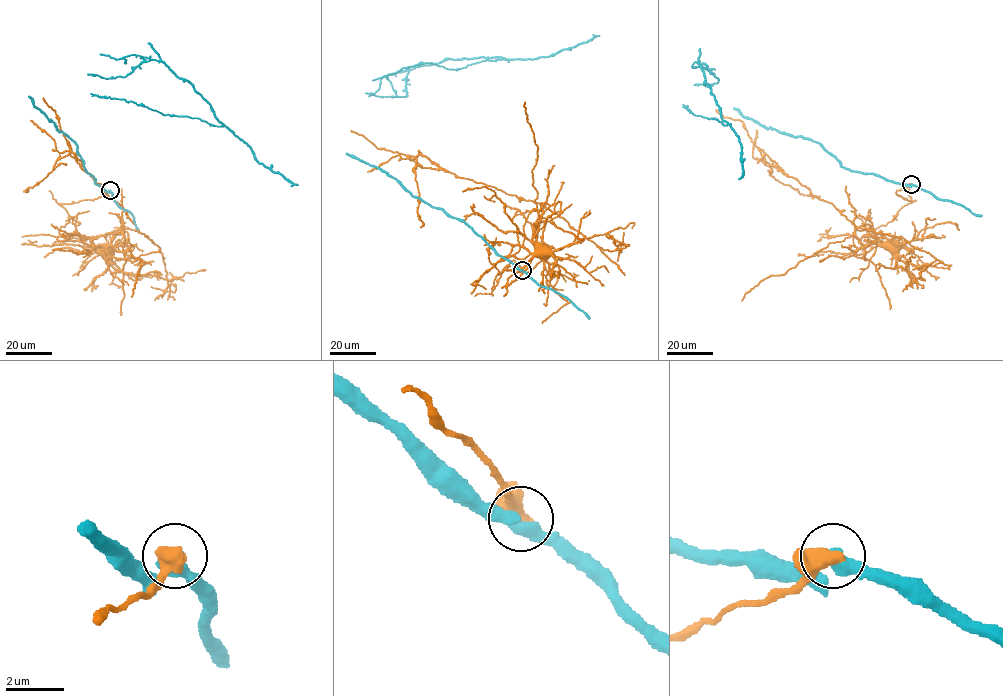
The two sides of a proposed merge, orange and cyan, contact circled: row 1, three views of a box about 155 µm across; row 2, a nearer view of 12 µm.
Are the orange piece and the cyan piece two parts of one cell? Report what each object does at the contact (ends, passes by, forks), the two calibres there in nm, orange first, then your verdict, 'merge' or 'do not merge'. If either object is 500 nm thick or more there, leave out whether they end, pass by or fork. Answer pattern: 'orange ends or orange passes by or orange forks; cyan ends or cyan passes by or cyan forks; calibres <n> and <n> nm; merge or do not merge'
orange passes by; cyan passes by; calibres 440 and 400 nm; do not merge

